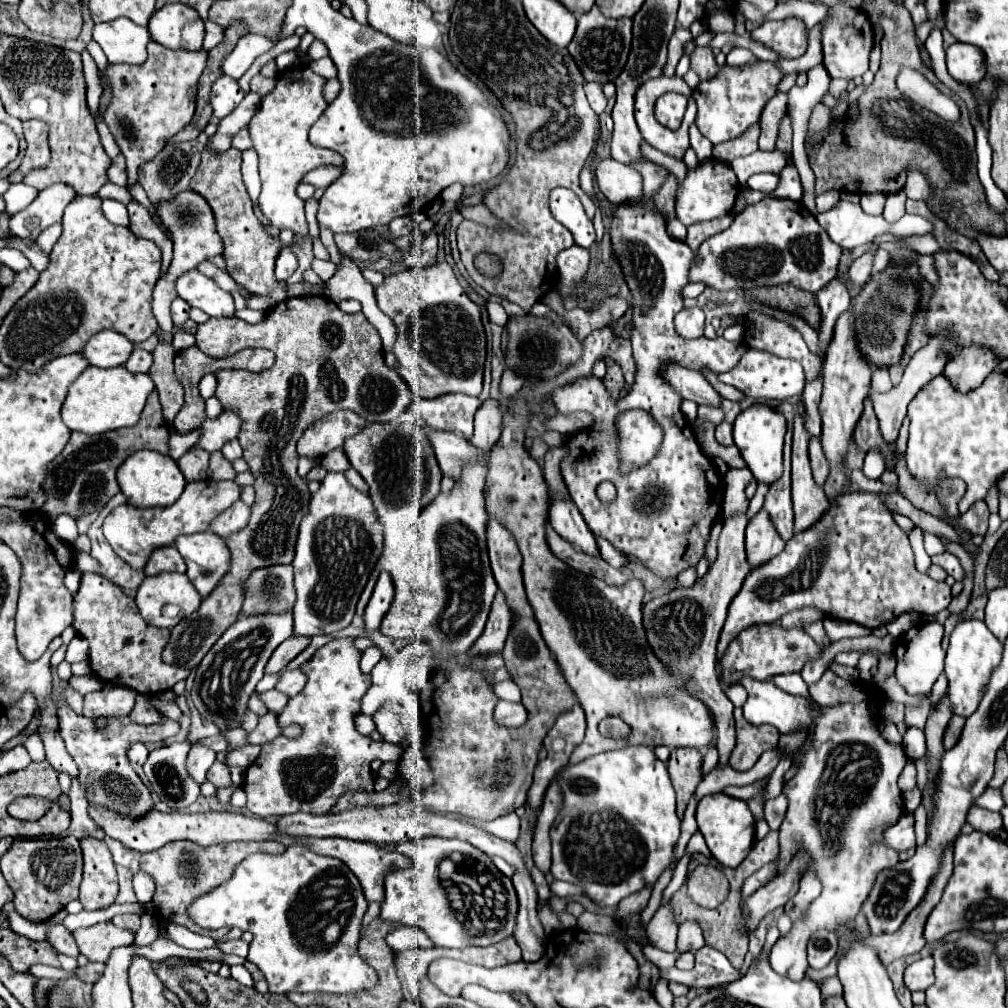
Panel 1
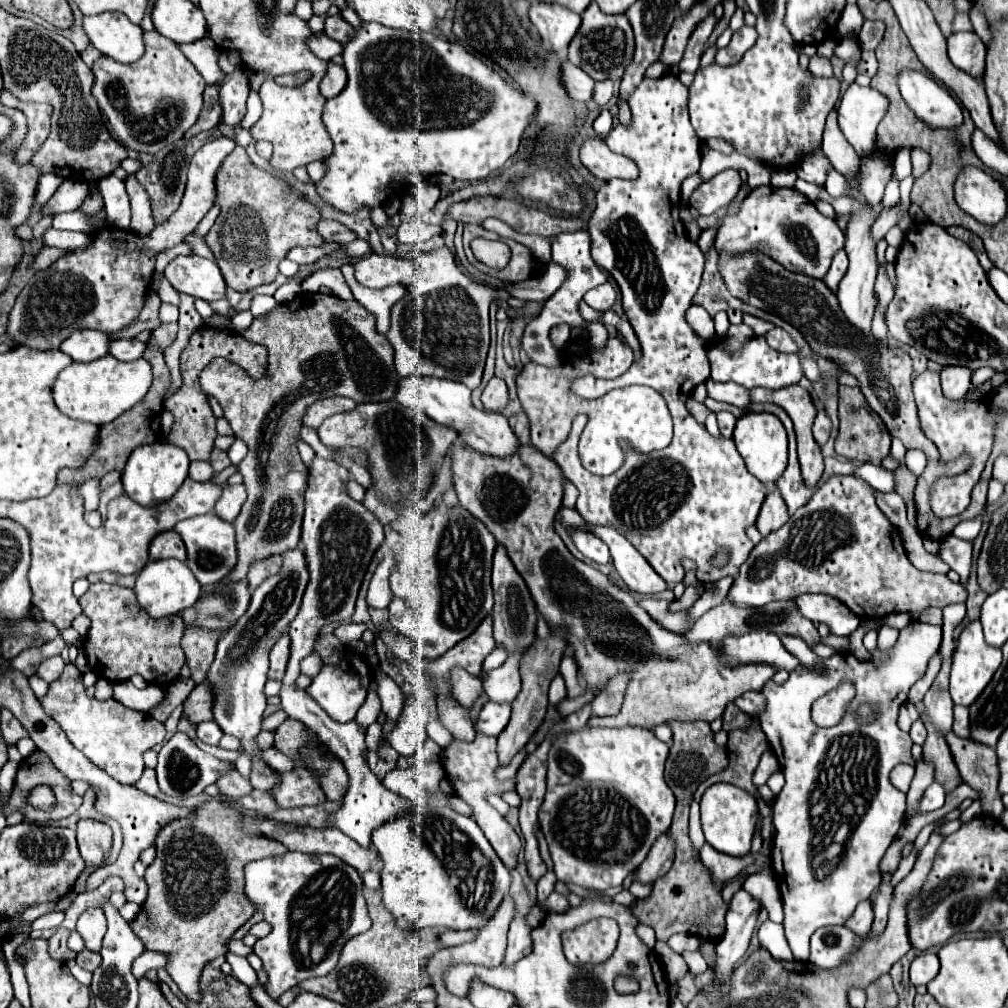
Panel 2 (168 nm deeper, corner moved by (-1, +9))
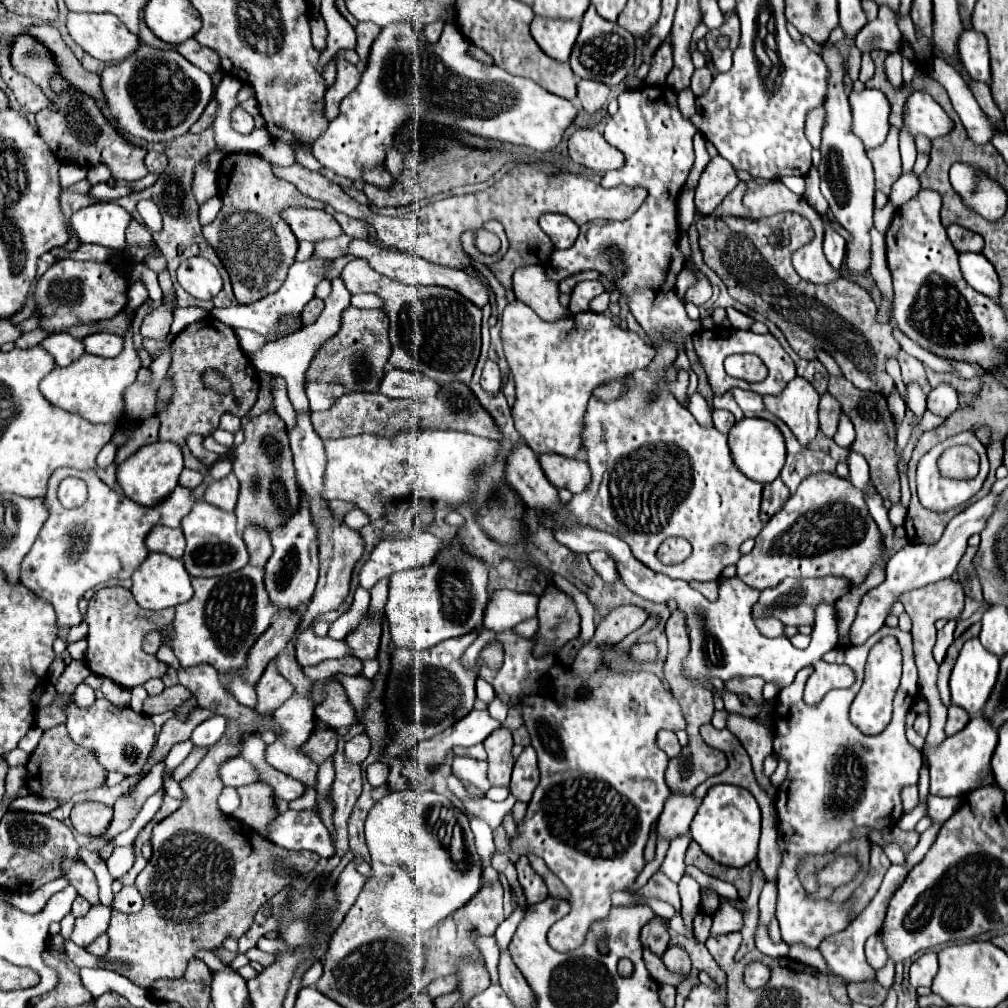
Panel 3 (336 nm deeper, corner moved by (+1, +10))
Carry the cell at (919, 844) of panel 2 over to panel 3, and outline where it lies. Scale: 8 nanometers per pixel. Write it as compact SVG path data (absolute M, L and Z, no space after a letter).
M889 843L883 846L883 850L892 864L902 864L904 853L897 843Z

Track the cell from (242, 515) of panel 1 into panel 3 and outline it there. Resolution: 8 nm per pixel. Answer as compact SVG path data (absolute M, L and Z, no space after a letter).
M228 474L226 478L222 480L214 480L206 494L204 494L204 500L220 510L226 510L226 512L232 512L234 506L236 506L236 500L238 500L238 480L234 474Z

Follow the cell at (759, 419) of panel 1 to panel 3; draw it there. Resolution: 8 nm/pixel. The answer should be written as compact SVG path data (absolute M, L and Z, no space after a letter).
M742 418L740 422L736 422L728 434L728 444L732 450L732 456L736 460L736 466L752 480L766 484L778 478L784 460L786 460L786 444L784 444L784 436L782 432L776 428L776 424L772 424L770 420L762 420L762 418Z

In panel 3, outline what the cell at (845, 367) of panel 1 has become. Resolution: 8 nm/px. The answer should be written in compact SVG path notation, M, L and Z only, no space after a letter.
M824 44L822 58L828 64L828 68L832 68L830 70L832 76L830 76L828 98L824 102L828 116L826 116L826 126L822 130L822 148L820 148L822 162L820 162L818 170L820 170L820 178L822 178L822 194L830 204L832 216L852 236L848 240L848 248L846 248L844 272L852 280L856 280L856 278L862 278L864 274L868 274L870 264L872 264L870 228L872 228L872 212L874 212L874 172L872 172L872 162L868 160L862 142L850 130L852 116L850 116L848 96L842 88L842 76L844 76L842 58L828 44Z

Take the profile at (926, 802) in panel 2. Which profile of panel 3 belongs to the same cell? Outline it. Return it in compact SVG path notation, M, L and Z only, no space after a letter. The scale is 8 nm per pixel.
M976 716L968 722L964 730L950 736L938 748L928 748L930 760L930 794L932 796L958 796L962 798L966 792L972 792L982 786L996 786L994 776L990 772L990 758L998 742L998 732L988 726L988 720Z

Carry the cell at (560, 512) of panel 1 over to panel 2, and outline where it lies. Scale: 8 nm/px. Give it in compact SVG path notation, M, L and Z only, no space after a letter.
M574 531L574 533L570 533L570 535L572 535L578 551L580 551L584 557L588 557L590 561L602 563L602 565L610 561L610 551L608 551L608 547L604 545L602 539L594 537L592 533L586 533L586 531Z

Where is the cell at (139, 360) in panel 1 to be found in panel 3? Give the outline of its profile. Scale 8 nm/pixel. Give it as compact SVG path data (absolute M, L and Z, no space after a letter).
M100 332L100 334L92 334L92 336L84 338L84 348L88 354L114 358L124 350L124 338Z

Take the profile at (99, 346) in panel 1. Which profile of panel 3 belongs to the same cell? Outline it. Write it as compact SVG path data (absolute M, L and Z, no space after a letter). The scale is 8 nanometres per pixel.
M54 334L42 340L42 346L56 358L56 366L68 366L70 362L78 360L84 354L82 340L74 338L72 334Z

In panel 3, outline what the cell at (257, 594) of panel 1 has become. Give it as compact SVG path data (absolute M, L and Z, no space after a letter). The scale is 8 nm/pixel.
M248 526L242 534L248 554L250 554L250 564L264 568L264 564L268 562L268 558L272 556L272 544L270 544L270 536L268 532L256 528L256 526Z

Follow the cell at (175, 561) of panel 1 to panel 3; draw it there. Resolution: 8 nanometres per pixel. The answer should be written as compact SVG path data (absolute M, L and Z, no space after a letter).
M156 526L146 538L148 552L162 552L172 558L182 558L186 540L180 528L168 528L168 526Z

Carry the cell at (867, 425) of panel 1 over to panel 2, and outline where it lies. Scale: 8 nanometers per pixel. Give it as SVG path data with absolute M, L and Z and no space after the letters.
M838 387L838 417L840 417L840 433L836 437L836 453L846 459L856 459L860 463L882 465L882 459L890 453L890 433L882 419L866 405L862 391L858 387Z

